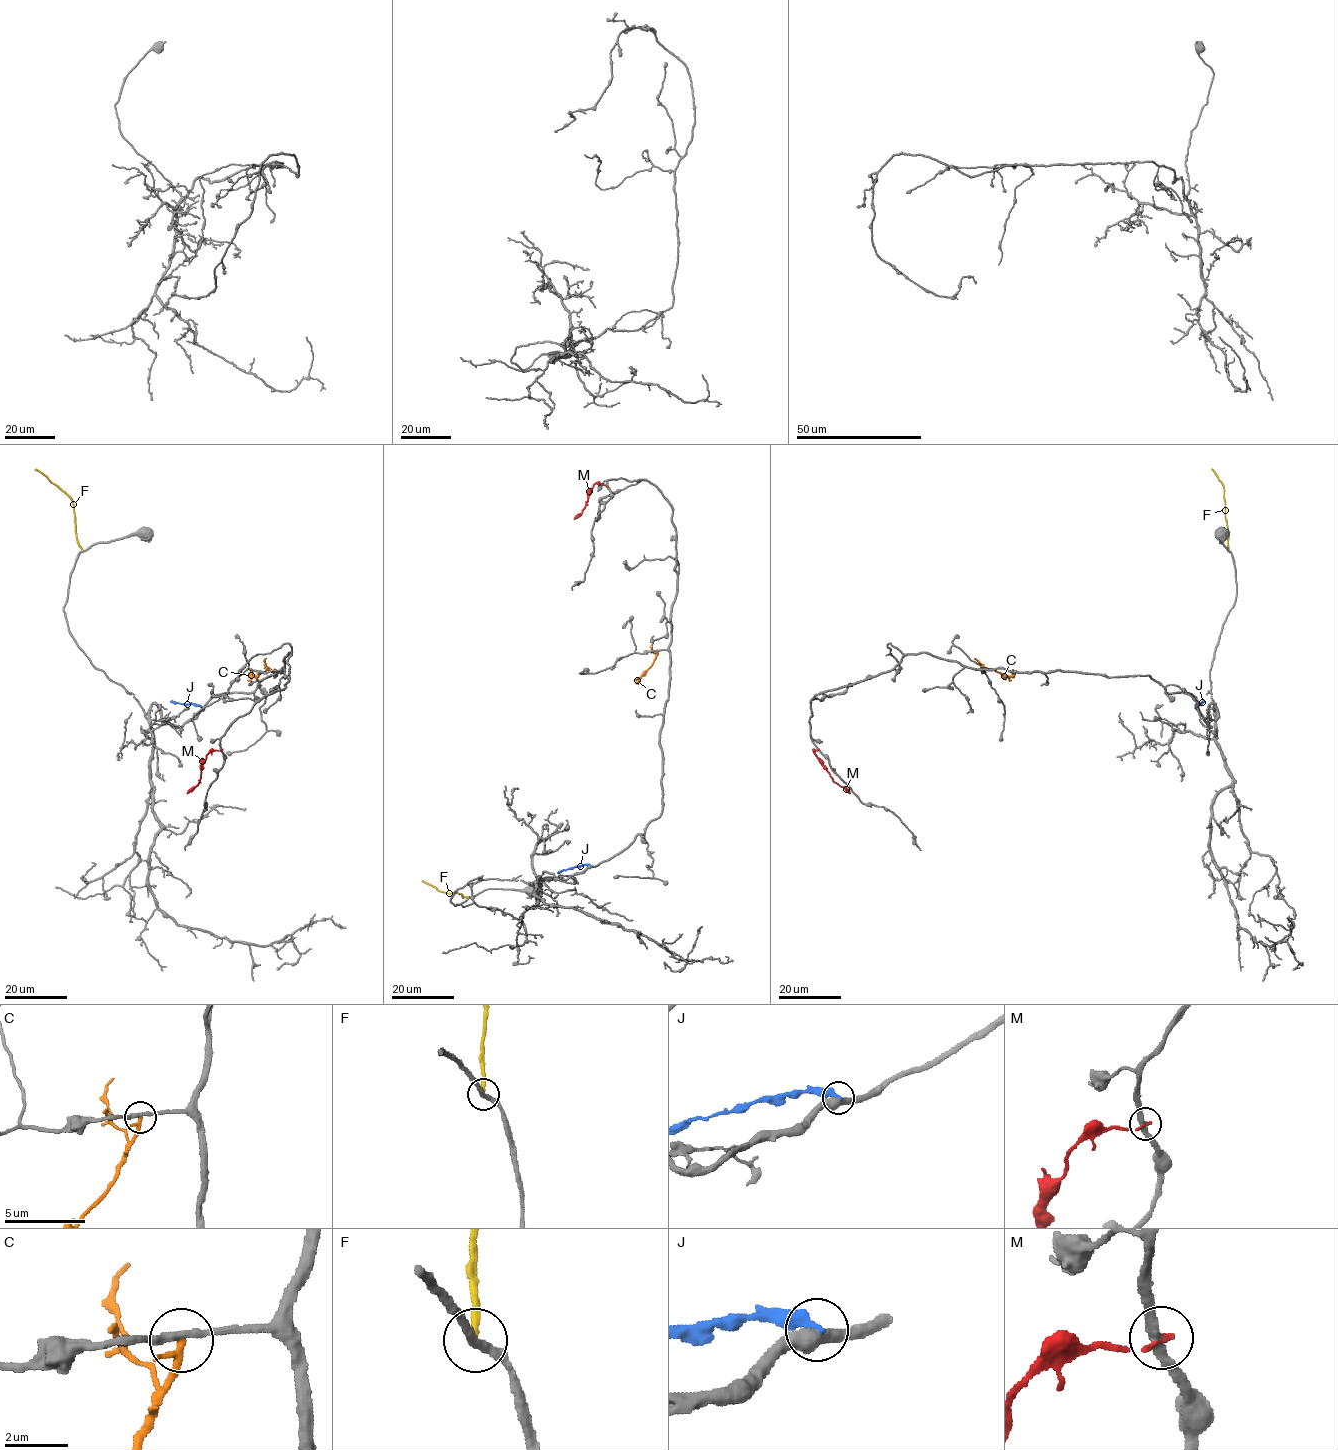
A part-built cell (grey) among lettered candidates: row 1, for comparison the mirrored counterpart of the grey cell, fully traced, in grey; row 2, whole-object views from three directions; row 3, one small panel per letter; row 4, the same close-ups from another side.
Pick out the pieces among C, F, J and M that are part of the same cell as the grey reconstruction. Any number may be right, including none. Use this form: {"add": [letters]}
{"add": []}

